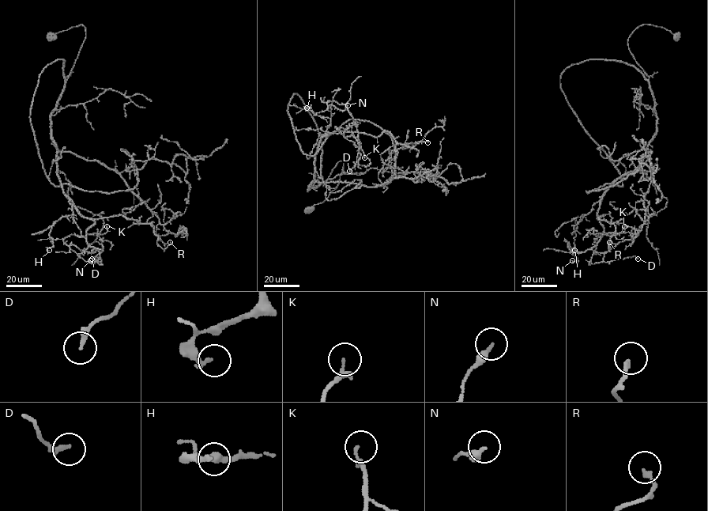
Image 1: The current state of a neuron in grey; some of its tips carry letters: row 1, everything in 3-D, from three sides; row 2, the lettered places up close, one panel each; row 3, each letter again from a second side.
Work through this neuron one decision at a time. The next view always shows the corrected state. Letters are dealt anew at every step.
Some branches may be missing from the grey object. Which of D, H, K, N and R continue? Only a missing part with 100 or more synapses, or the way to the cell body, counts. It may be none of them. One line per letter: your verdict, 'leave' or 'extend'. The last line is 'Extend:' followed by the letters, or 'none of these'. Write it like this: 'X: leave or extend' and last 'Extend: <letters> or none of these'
D: leave
H: leave
K: leave
N: leave
R: leave
Extend: none of these

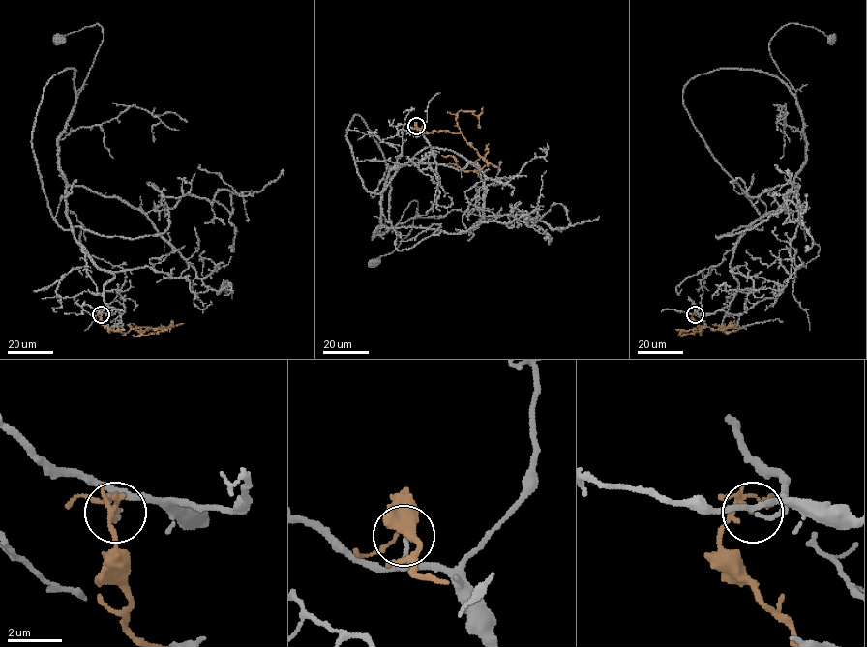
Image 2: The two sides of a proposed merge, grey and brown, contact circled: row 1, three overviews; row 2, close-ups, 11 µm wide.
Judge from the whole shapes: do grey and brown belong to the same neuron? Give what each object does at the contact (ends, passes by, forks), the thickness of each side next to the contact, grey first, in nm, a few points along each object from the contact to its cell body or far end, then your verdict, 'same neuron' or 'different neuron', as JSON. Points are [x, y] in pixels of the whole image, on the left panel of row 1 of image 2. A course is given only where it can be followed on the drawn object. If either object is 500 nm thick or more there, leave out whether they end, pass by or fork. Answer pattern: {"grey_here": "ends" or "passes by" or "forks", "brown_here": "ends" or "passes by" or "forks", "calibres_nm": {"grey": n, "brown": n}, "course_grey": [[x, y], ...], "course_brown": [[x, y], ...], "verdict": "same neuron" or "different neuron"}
{"grey_here": "ends", "brown_here": "forks", "calibres_nm": {"grey": 130, "brown": 80}, "course_grey": [[101, 314], [116, 310], [104, 298], [114, 275], [71, 226], [58, 136], [103, 29], [58, 38]], "course_brown": [[101, 314], [102, 324], [122, 333], [137, 327], [172, 327], [138, 332], [127, 325]], "verdict": "different neuron"}

